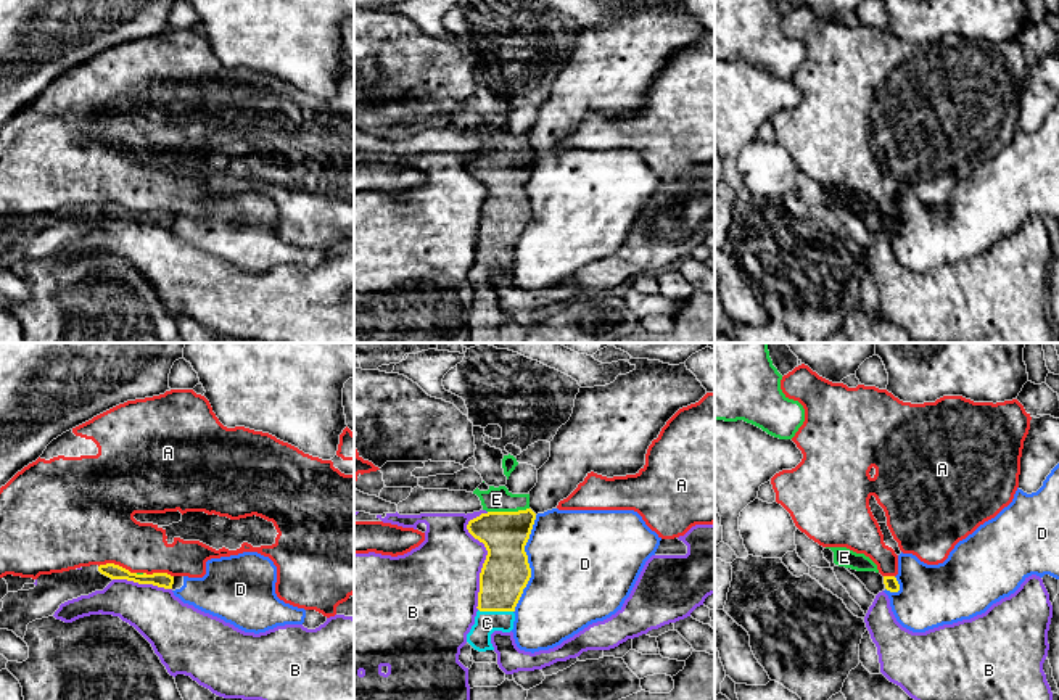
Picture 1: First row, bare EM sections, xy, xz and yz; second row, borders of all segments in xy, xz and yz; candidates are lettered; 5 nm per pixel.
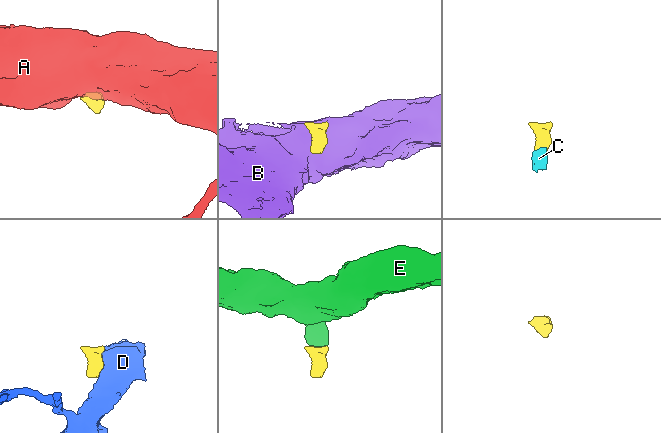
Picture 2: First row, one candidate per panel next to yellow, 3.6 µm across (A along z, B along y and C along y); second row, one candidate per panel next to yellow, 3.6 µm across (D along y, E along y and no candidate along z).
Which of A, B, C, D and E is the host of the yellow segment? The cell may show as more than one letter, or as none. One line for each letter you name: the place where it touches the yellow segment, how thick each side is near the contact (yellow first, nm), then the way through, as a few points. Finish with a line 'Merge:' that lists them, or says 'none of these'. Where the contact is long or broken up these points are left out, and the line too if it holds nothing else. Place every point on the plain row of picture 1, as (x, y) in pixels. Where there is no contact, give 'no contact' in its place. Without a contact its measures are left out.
C: xz (496, 250) | 240/110 nm | across xz (506, 211), (496, 250), (486, 263)
E: xz (507, 152) | 220/130 nm
Merge: C, E

